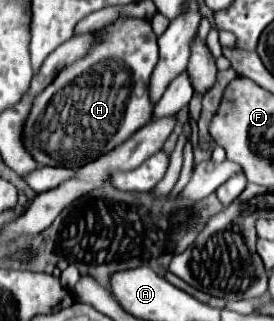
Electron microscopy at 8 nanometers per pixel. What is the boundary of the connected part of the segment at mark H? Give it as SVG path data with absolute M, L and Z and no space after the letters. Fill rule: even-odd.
M119 20L107 28L111 32L111 40L89 52L85 60L79 64L71 64L65 68L53 82L51 88L45 88L43 94L35 98L31 108L31 116L27 118L23 140L27 150L41 166L65 166L71 170L79 170L81 166L89 164L91 160L111 152L115 144L123 144L131 132L139 130L147 120L153 118L153 102L149 96L149 82L153 68L159 62L157 52L157 36L151 30L147 20Z

